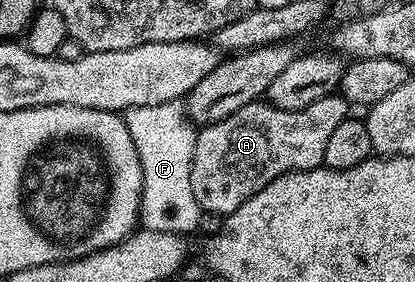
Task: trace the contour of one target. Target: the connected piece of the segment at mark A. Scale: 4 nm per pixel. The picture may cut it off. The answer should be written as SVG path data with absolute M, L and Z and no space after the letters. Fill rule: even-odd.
M333 92L315 96L315 100L303 104L303 108L295 108L294 110L272 110L270 106L262 106L260 104L250 104L248 106L235 108L235 112L231 112L231 116L227 116L227 120L219 120L219 124L211 124L205 130L200 131L193 139L191 192L195 192L195 200L206 210L224 212L231 208L235 208L235 204L239 204L247 196L251 196L251 192L255 192L255 188L259 188L259 184L263 184L268 178L275 176L275 172L289 169L292 166L318 165L323 159L323 144L327 144L327 132L331 132L331 124L335 124L335 120L339 120L339 116L345 113L346 109L346 103L342 102L341 99L337 97L336 93Z

